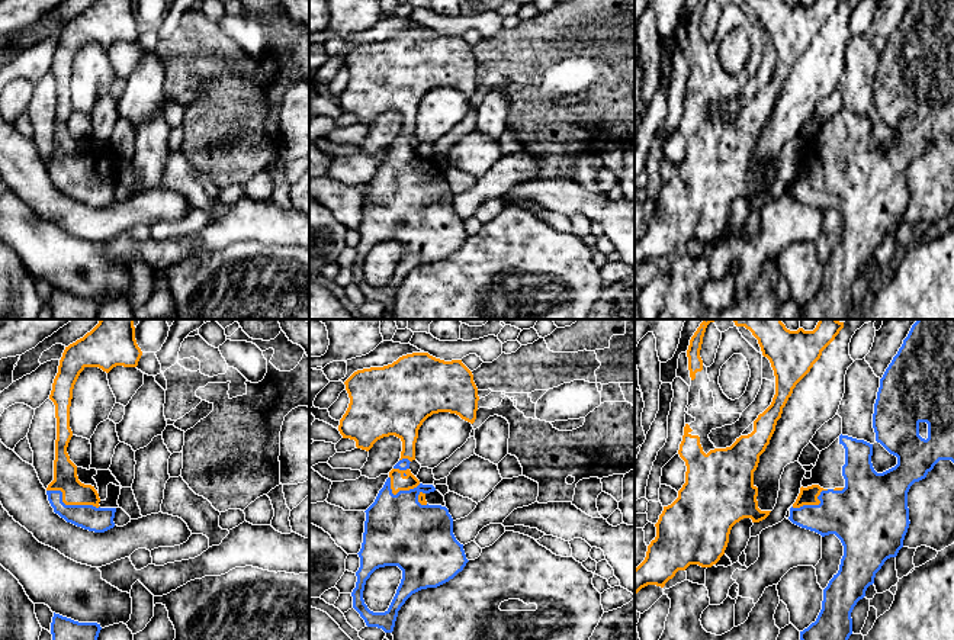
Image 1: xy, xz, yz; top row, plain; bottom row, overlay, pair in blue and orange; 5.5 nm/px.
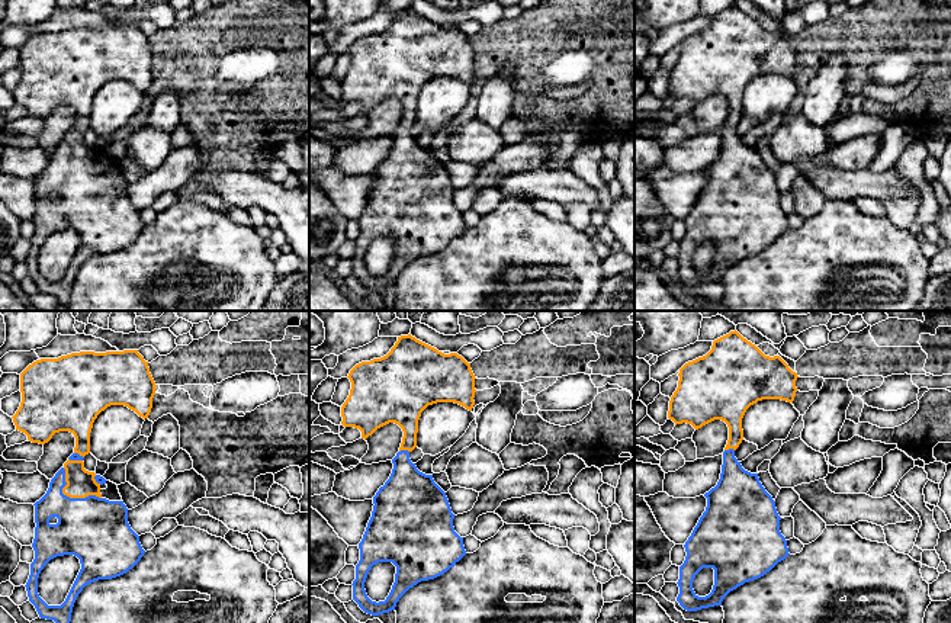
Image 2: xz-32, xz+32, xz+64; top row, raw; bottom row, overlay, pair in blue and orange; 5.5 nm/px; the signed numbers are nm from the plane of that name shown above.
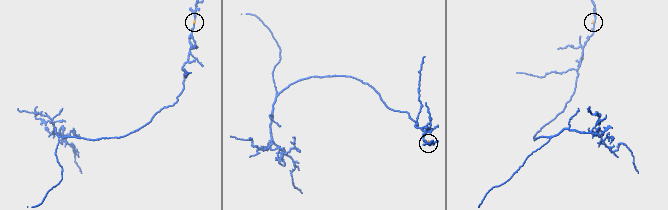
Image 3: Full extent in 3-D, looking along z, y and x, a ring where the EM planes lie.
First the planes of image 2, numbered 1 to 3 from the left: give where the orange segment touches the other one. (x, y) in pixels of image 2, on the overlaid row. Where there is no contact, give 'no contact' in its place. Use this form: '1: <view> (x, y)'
1: xz-32 (68, 497)
2: xz+32 (404, 450)
3: xz+64 (729, 449)

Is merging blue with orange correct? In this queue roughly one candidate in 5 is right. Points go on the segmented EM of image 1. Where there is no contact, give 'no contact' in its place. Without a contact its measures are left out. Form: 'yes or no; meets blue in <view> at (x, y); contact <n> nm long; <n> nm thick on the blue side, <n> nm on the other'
yes; meets blue in xy at (70, 505); contact 320 nm long; 140 nm thick on the blue side, 140 nm on the other

